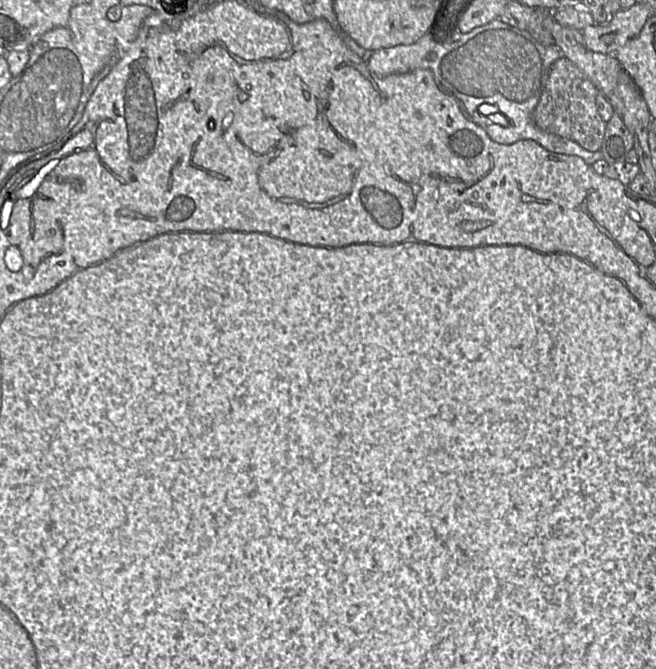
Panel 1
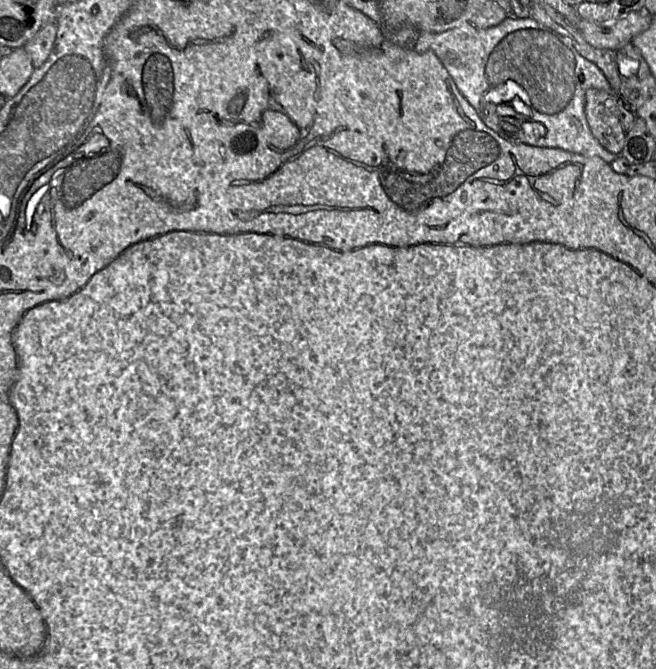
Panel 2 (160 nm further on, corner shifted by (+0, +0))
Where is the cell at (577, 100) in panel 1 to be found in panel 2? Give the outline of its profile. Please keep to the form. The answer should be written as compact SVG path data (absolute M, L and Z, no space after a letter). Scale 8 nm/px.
M589 89L585 114L591 133L610 153L620 155L626 132L619 121L618 96L614 92Z

